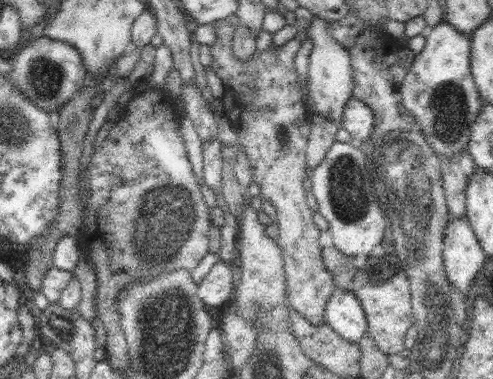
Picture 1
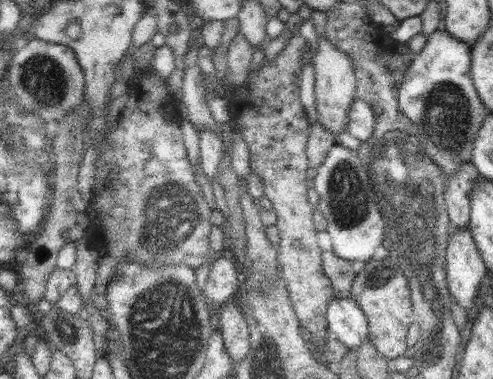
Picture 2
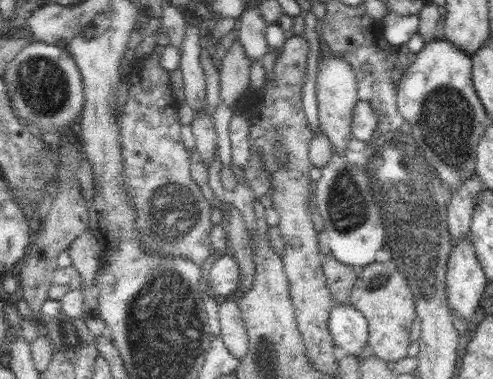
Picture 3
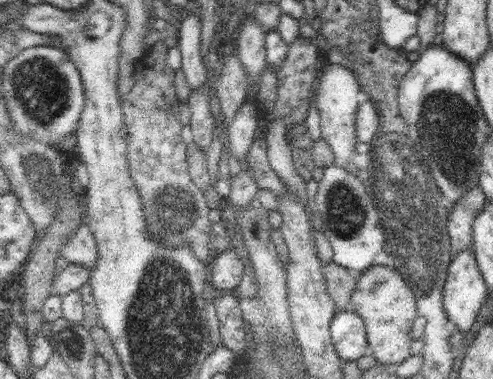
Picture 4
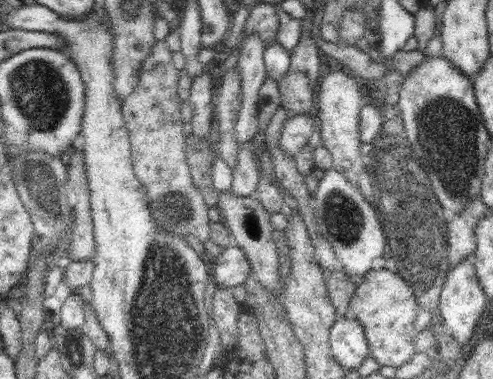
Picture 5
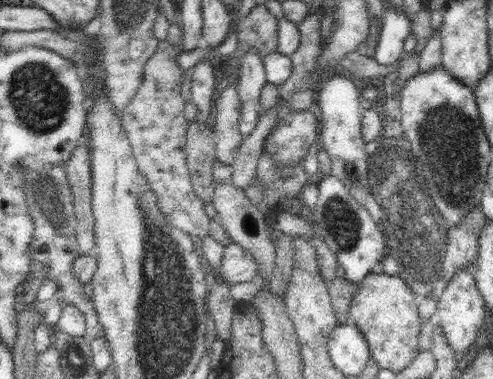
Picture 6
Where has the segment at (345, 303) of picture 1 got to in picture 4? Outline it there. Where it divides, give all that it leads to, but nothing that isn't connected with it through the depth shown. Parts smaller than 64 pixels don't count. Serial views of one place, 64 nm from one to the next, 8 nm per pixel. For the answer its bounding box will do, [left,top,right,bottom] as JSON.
[331,312,369,360]

